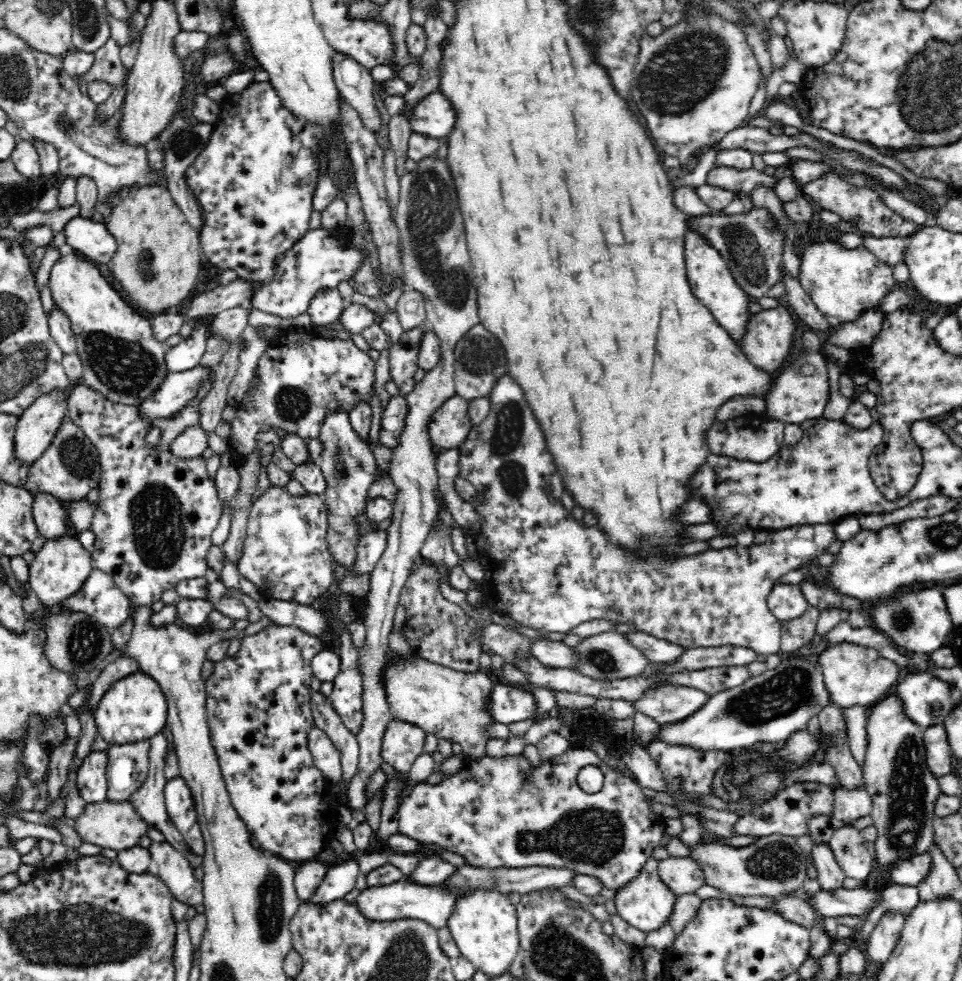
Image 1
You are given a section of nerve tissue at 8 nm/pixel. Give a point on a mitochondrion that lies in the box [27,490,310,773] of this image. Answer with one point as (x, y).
(84, 642)

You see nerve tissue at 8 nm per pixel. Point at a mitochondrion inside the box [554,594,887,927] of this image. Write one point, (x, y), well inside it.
(794, 689)

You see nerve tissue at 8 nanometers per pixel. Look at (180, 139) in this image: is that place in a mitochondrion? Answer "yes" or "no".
yes

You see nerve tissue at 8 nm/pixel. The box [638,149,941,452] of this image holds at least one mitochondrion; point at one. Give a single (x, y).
(749, 259)

